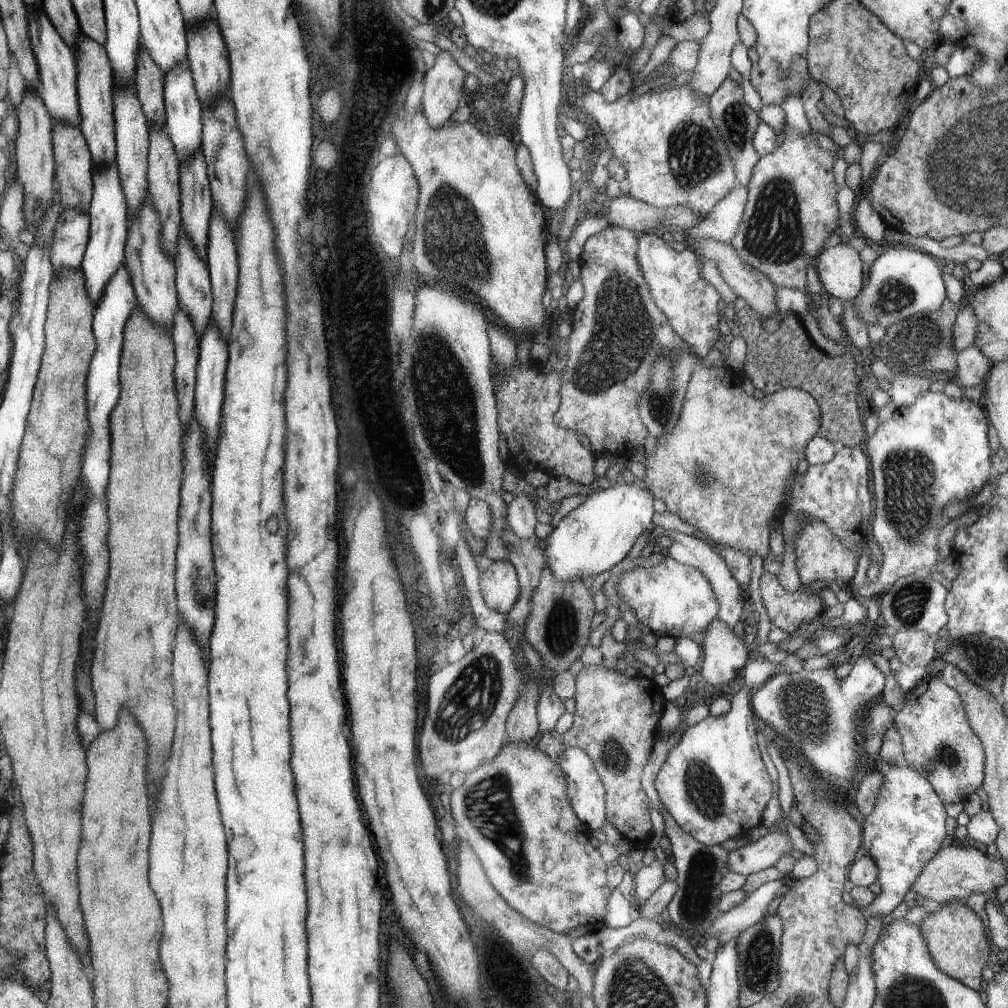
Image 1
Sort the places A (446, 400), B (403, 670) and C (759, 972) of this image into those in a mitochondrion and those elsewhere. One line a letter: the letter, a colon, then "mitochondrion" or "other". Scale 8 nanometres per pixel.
A: mitochondrion
B: other
C: mitochondrion

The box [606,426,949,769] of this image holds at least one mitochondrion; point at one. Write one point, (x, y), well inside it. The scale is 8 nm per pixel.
(908, 475)

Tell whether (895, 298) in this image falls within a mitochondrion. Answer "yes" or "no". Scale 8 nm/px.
yes

